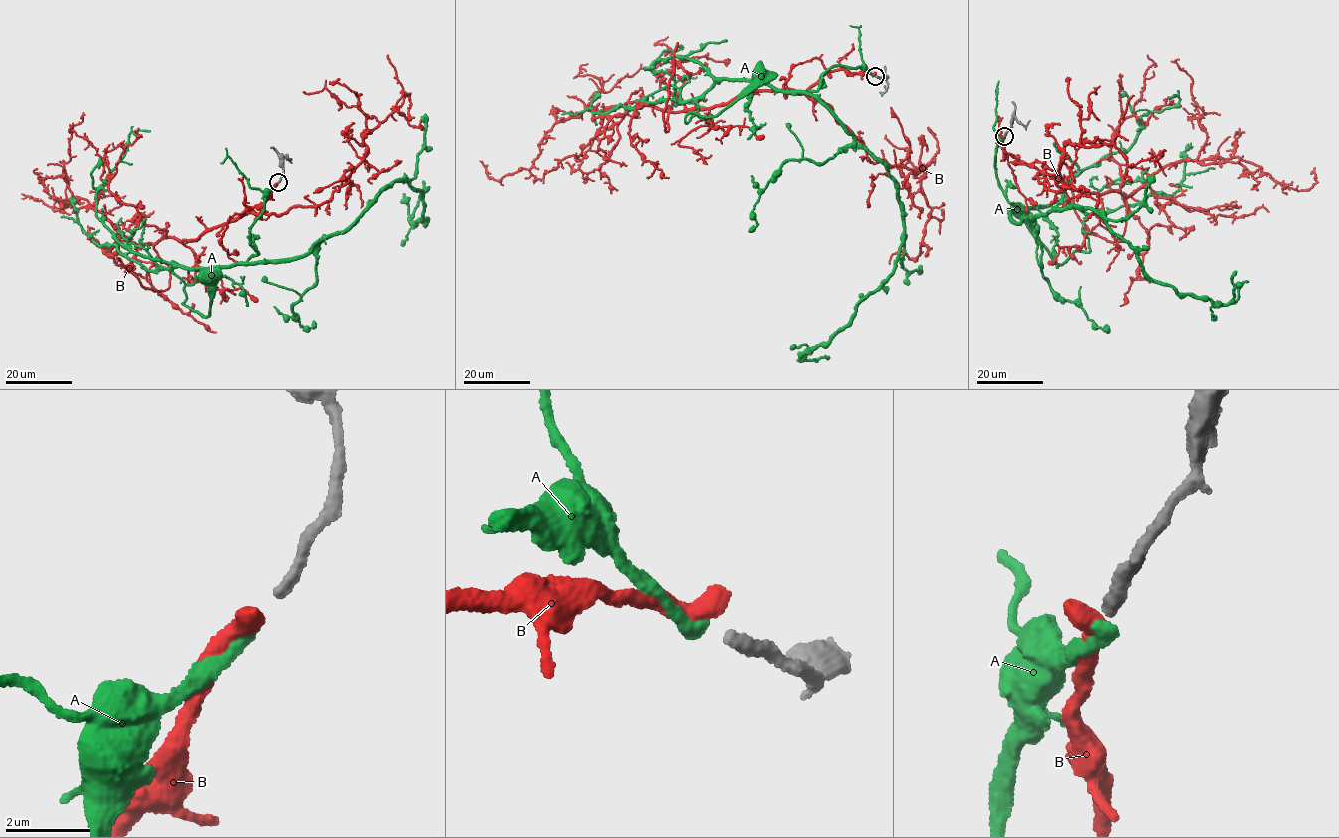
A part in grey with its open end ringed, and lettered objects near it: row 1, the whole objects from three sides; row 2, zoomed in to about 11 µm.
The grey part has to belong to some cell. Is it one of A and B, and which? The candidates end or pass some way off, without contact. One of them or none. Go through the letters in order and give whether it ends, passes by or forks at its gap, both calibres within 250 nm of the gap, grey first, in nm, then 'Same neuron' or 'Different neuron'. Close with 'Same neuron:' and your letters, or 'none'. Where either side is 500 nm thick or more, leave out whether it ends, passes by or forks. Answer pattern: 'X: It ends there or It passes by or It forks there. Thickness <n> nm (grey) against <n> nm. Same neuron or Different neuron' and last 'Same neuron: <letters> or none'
A: It ends there. Thickness 280 nm (grey) against 320 nm. Same neuron
B: Thickness 280 nm (grey) against 550 nm. Different neuron
Same neuron: A

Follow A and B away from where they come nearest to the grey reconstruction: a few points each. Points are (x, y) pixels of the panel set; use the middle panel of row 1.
A: (874, 76), (838, 65), (817, 90), (795, 93), (721, 78), (685, 122), (692, 112), (717, 114), (761, 73)
B: (874, 74), (830, 70), (805, 92), (698, 109), (585, 110), (546, 133), (528, 169), (498, 180), (480, 161)

